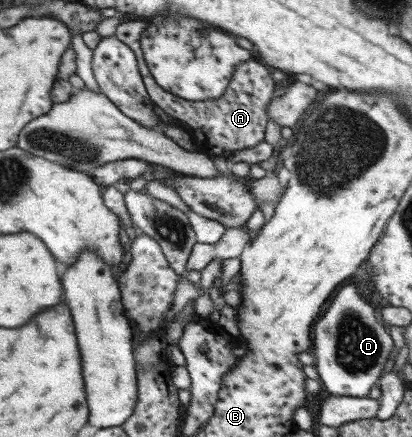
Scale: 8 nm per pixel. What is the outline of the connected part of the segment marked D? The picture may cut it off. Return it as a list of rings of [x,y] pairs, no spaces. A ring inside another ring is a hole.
[[[343,285],[333,295],[321,318],[312,323],[310,353],[316,359],[317,381],[328,394],[367,397],[369,389],[377,384],[393,343],[385,327],[377,322],[373,308],[355,285]]]

